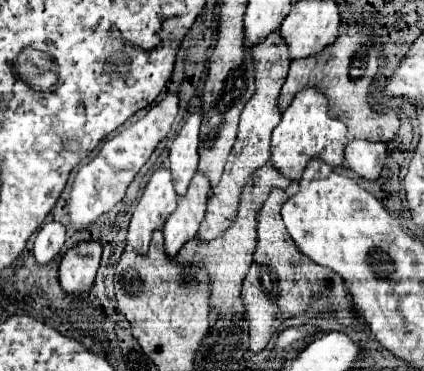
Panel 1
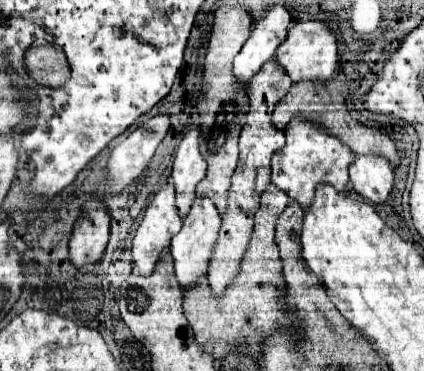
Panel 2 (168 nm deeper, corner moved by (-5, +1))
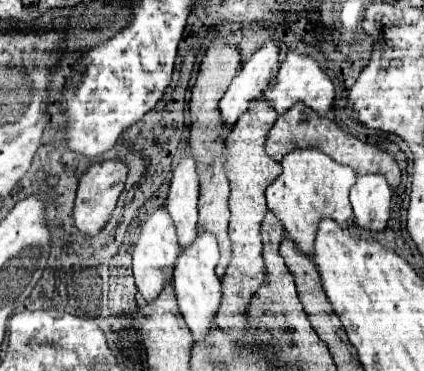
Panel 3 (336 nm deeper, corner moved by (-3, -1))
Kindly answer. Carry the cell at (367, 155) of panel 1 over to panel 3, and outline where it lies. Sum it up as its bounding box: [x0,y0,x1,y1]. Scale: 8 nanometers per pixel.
[350,175,392,233]

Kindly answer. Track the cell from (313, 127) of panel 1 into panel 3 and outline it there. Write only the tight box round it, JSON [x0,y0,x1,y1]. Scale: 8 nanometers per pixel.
[266,149,356,255]

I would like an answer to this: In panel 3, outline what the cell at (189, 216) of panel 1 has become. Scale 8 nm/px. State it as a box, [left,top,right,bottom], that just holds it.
[174,231,222,343]

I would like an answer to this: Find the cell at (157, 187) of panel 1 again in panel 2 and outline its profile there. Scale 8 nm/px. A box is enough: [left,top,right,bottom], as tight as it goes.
[132,185,182,275]

